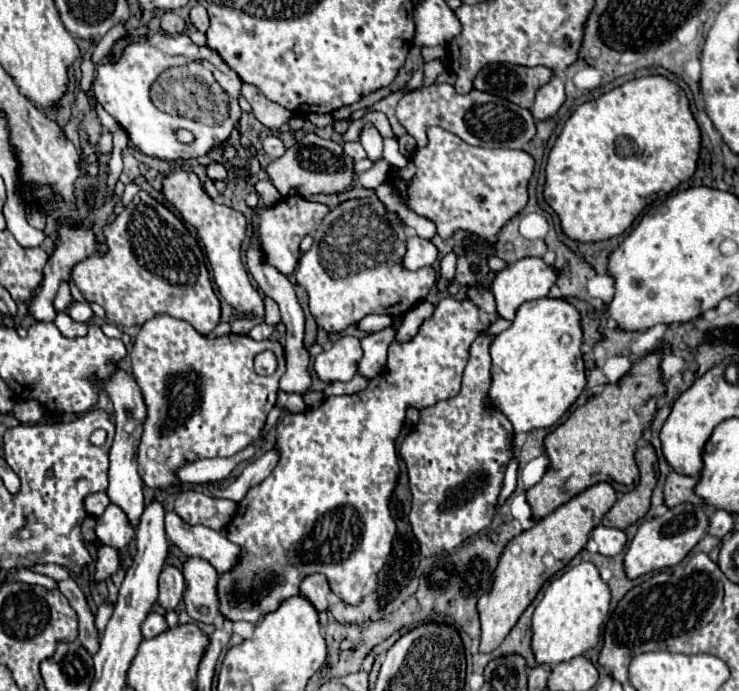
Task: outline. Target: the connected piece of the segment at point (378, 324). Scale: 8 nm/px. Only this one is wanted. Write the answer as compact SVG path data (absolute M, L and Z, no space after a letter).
M369 314L369 316L365 316L365 318L361 318L357 322L357 328L367 332L367 334L371 334L371 332L379 332L381 328L385 328L389 324L391 324L389 316L385 316L385 314L383 316L381 314Z

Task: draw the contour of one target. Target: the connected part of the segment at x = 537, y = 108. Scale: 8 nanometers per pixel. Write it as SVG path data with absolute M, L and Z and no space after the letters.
M553 76L549 84L541 86L541 90L537 90L535 106L533 106L535 120L539 120L539 122L551 120L557 114L557 110L561 108L563 102L565 102L563 82L557 76Z

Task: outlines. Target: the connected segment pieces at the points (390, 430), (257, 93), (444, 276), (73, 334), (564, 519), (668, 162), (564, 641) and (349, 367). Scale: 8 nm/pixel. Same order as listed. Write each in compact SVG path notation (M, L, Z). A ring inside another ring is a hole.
M473 284L473 286L467 286L467 292L465 292L465 300L455 300L455 298L443 298L433 316L427 318L419 332L407 340L407 342L391 342L389 346L389 358L387 358L387 366L385 366L385 372L381 372L379 376L371 378L369 380L369 386L361 392L355 392L355 394L343 394L343 396L329 396L325 398L325 402L319 406L319 408L313 408L313 410L307 410L307 412L301 412L301 414L291 414L287 412L281 422L277 424L277 448L281 452L281 458L279 458L279 464L275 466L275 470L271 472L269 478L265 478L261 484L257 484L255 488L249 488L249 492L245 494L243 498L243 504L239 506L233 522L227 526L227 538L233 542L233 544L239 544L241 550L243 550L243 558L241 562L229 572L229 574L221 574L219 576L219 586L217 586L217 594L219 594L219 606L221 606L221 614L225 618L231 618L231 620L249 620L249 622L259 622L259 616L261 614L267 614L269 610L275 610L279 606L281 600L293 596L299 592L299 584L303 582L303 578L307 574L315 574L315 572L323 572L329 580L329 586L331 590L347 604L359 604L361 602L361 592L367 584L367 580L377 574L389 552L391 552L391 542L395 538L395 522L389 514L389 498L393 494L393 488L395 488L395 482L397 482L397 476L399 476L399 458L397 458L397 450L395 450L395 438L399 436L401 432L401 426L405 422L405 412L413 406L417 410L423 410L423 408L429 408L429 406L435 406L437 402L441 400L449 400L453 398L453 394L457 394L457 390L461 388L461 376L463 376L463 370L465 370L465 364L467 364L467 358L469 358L469 346L471 342L483 334L485 328L489 328L495 320L499 320L499 314L497 314L497 306L495 306L495 298L493 298L493 292L489 286L479 286L479 284Z
M243 84L243 92L241 92L241 94L243 94L243 96L247 98L247 102L251 104L253 114L257 116L257 120L259 120L261 124L265 124L267 128L279 130L283 124L289 122L291 112L285 110L283 106L279 106L279 104L267 100L267 98L261 94L261 90L257 90L257 86Z
M449 252L449 254L445 254L441 258L441 278L437 282L439 290L443 290L445 288L445 282L455 276L455 264L457 264L457 254L455 252Z
M59 312L55 318L55 326L59 328L59 332L65 338L79 338L79 336L87 336L89 324L87 322L75 322L67 312Z
M599 482L589 490L573 496L565 506L559 506L553 514L535 522L531 530L515 536L503 550L499 558L499 566L495 570L493 588L485 594L479 604L481 618L481 646L479 652L493 652L509 634L509 630L517 624L523 610L533 602L541 586L559 570L563 570L585 546L593 532L593 528L601 522L601 518L611 510L617 502L617 494L609 482ZM545 556L553 560L547 562Z
M643 76L643 78L635 78L625 82L623 86L613 88L611 92L599 96L597 100L589 100L585 104L581 104L571 118L567 120L567 124L563 126L561 136L557 138L553 150L549 152L547 158L547 182L545 182L545 200L549 202L549 206L559 214L561 218L561 226L563 232L571 238L571 240L579 240L579 242L601 242L601 240L609 240L613 236L623 234L633 222L635 218L643 212L643 208L651 202L655 202L659 196L673 192L681 182L689 180L695 170L697 170L697 158L699 158L699 148L701 148L701 132L699 126L693 118L693 112L689 108L689 98L687 94L671 80L667 80L665 76Z
M581 562L557 576L545 590L533 614L533 652L539 664L559 664L585 654L599 642L601 624L609 612L611 592L593 562Z
M341 336L329 350L323 350L315 358L315 372L325 382L347 382L355 376L361 358L361 342L353 336Z

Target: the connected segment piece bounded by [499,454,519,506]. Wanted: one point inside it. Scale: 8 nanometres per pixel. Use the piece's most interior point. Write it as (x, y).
(510, 482)

